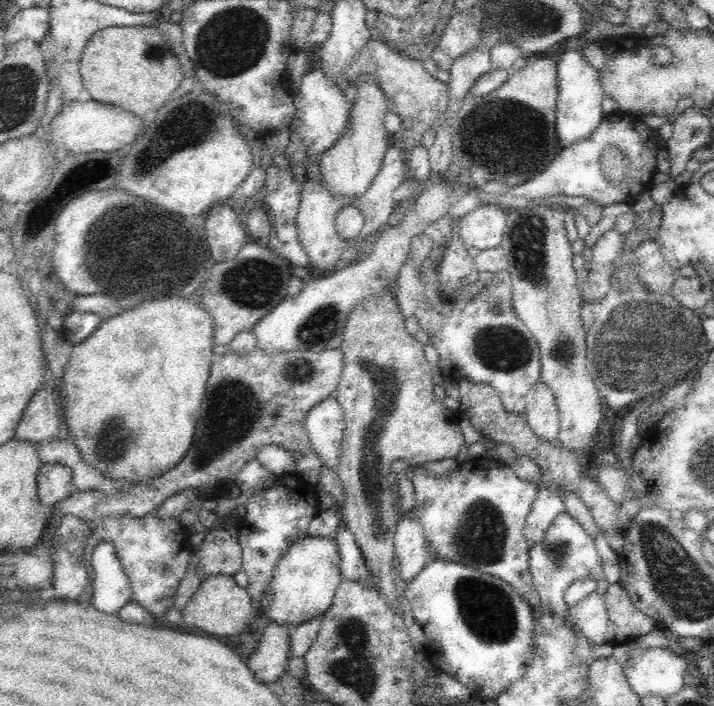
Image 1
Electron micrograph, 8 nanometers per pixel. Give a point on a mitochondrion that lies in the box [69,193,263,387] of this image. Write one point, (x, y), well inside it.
(123, 249)

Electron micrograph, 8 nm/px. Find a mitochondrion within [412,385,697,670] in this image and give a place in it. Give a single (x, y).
(487, 610)

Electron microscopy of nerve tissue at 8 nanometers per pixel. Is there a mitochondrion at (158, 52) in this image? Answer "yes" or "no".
yes

